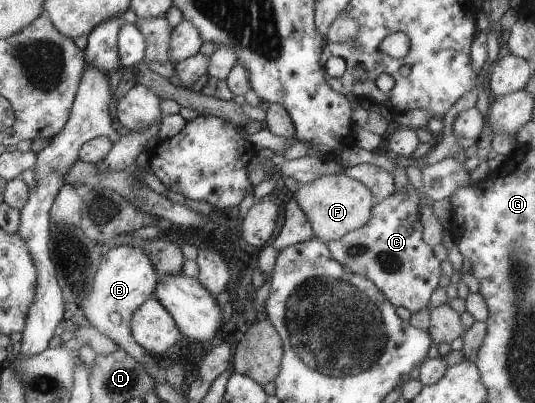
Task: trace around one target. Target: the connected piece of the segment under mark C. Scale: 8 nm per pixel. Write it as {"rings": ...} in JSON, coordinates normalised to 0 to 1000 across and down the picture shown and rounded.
{"rings":[[[764,452],[755,469],[740,469],[731,486],[701,506],[693,519],[690,546],[677,563],[643,581],[637,591],[609,598],[626,645],[658,677],[693,692],[720,727],[735,759],[755,759],[768,777],[802,767],[806,732],[819,712],[824,690],[822,650],[809,633],[809,613],[793,598],[793,566],[779,511],[781,476]]]}

